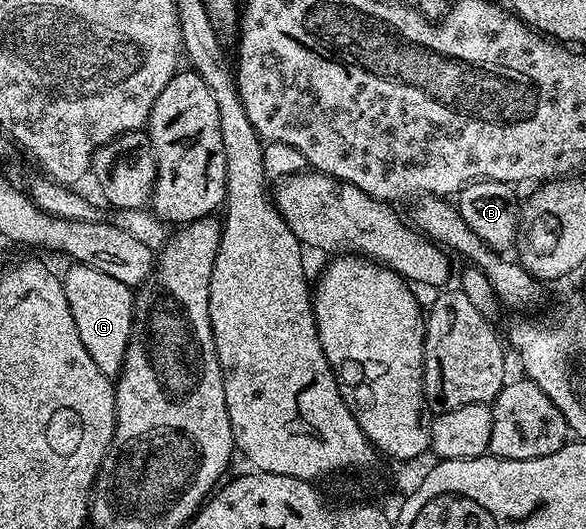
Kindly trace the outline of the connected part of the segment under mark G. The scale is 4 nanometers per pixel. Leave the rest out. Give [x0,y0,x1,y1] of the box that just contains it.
[61,263,132,376]

